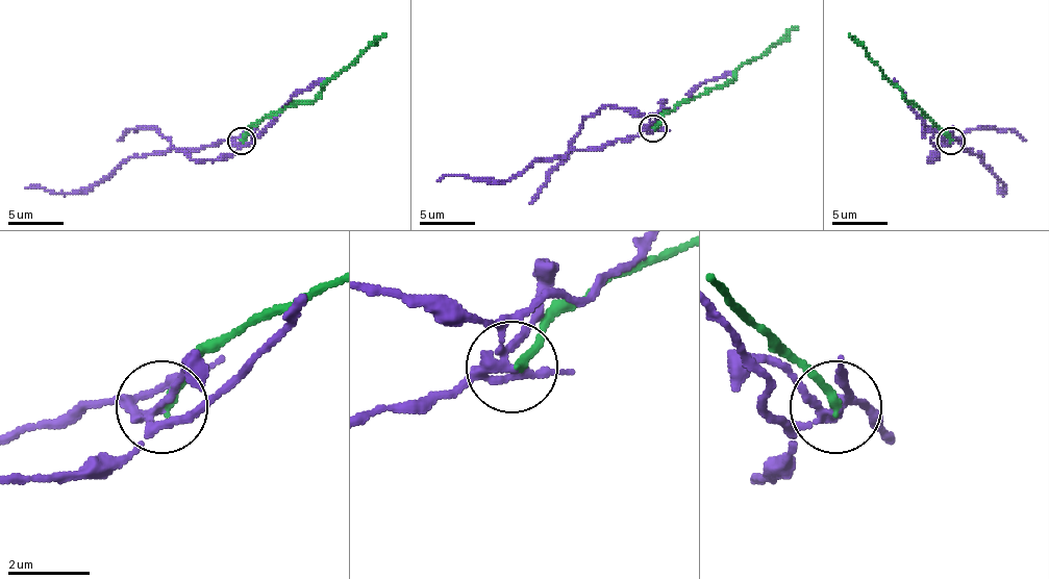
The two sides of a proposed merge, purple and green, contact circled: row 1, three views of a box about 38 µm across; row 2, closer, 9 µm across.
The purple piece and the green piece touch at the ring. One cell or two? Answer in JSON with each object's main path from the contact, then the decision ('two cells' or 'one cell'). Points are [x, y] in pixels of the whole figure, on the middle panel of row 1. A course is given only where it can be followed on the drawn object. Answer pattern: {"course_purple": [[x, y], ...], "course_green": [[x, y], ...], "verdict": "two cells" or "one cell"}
{"course_purple": [[652, 127], [599, 147], [534, 158], [509, 180], [443, 175], [436, 180]], "course_green": [[652, 127], [677, 105], [722, 89], [745, 64], [762, 57], [798, 27]], "verdict": "two cells"}

